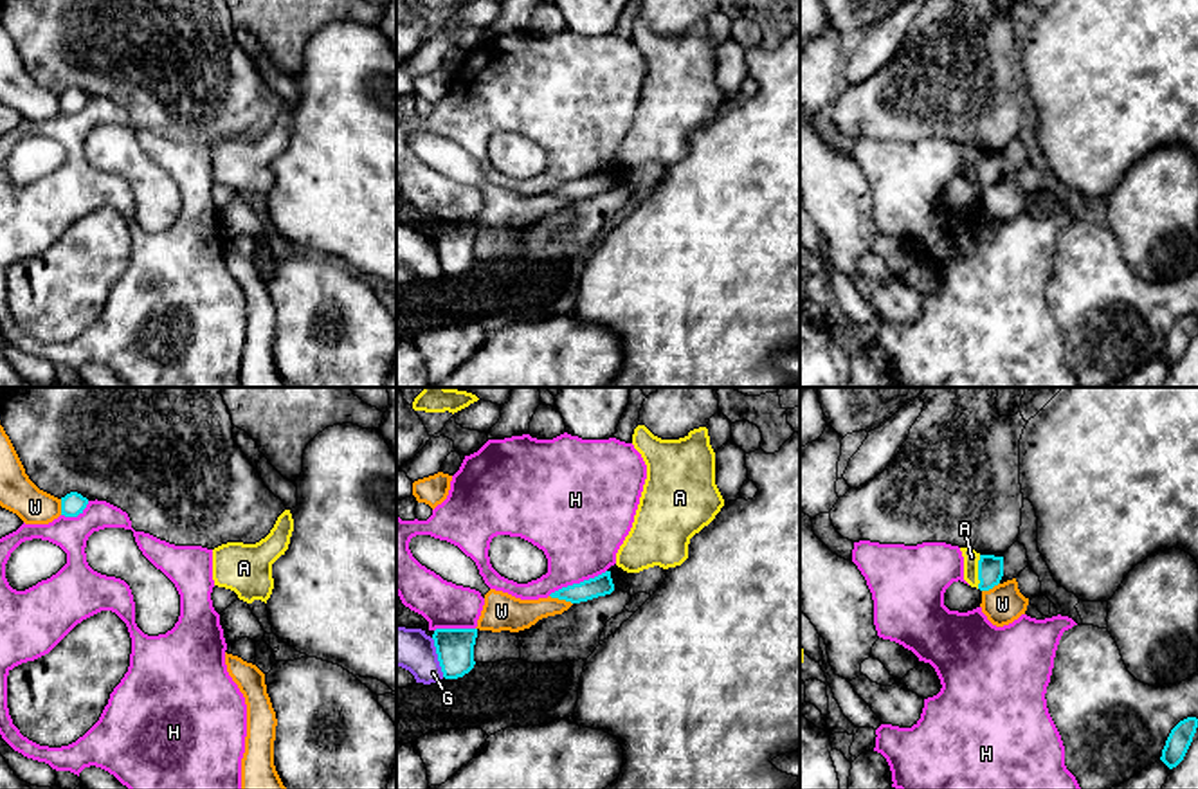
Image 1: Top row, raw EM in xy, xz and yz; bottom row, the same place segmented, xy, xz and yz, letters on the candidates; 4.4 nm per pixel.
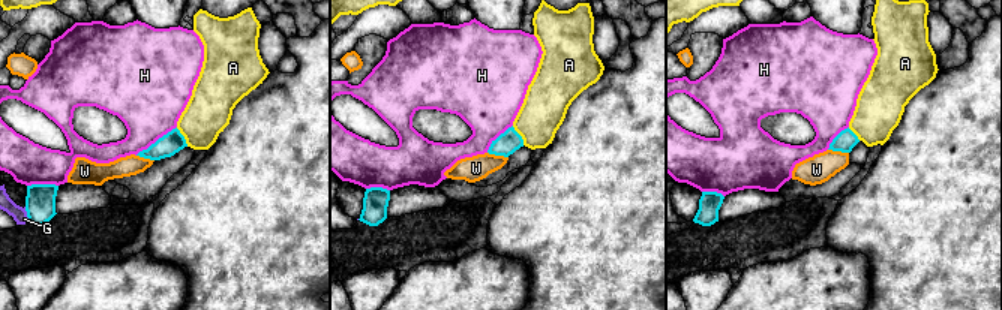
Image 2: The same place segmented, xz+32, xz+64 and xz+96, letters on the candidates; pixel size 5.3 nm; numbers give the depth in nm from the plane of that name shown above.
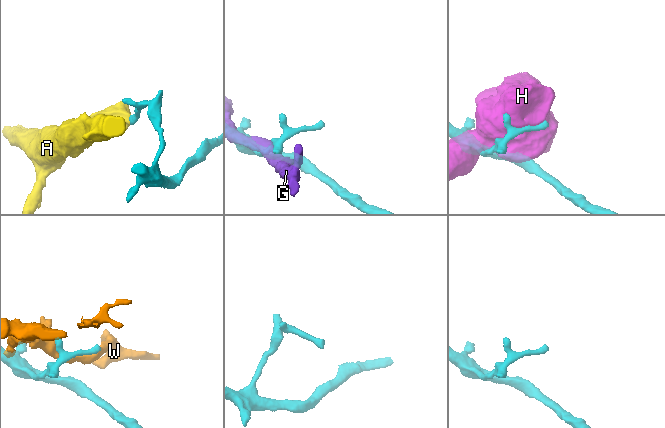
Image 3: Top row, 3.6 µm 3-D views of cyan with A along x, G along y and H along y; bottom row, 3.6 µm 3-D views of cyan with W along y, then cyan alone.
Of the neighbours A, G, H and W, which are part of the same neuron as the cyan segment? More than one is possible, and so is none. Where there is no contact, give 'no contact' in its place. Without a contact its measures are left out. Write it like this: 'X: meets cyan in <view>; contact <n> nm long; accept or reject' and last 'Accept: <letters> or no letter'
A: meets cyan in yz; contact 150 nm long; reject
G: meets cyan in xz; contact 190 nm long; reject
H: meets cyan in xz; contact 280 nm long; reject
W: meets cyan in xz; contact 110 nm long; reject
Accept: no letter

